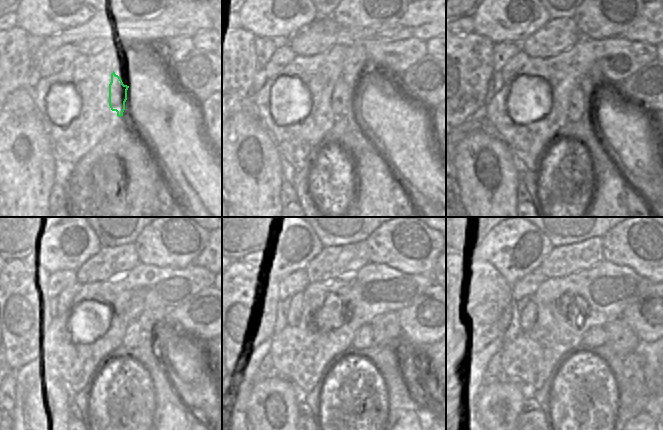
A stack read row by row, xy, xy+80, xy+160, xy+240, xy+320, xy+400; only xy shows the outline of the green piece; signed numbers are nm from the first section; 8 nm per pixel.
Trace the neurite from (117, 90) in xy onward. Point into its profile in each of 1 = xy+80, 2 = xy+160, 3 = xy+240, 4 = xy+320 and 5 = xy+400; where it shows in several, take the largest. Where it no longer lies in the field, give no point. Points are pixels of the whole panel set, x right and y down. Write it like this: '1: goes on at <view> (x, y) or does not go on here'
1: goes on at xy+80 (343, 102)
2: goes on at xy+160 (580, 107)
3: goes on at xy+240 (134, 335)
4: goes on at xy+320 (363, 339)
5: goes on at xy+400 (594, 339)

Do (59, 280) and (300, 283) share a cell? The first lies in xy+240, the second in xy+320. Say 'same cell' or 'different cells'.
same cell

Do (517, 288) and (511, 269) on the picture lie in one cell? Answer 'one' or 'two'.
two

